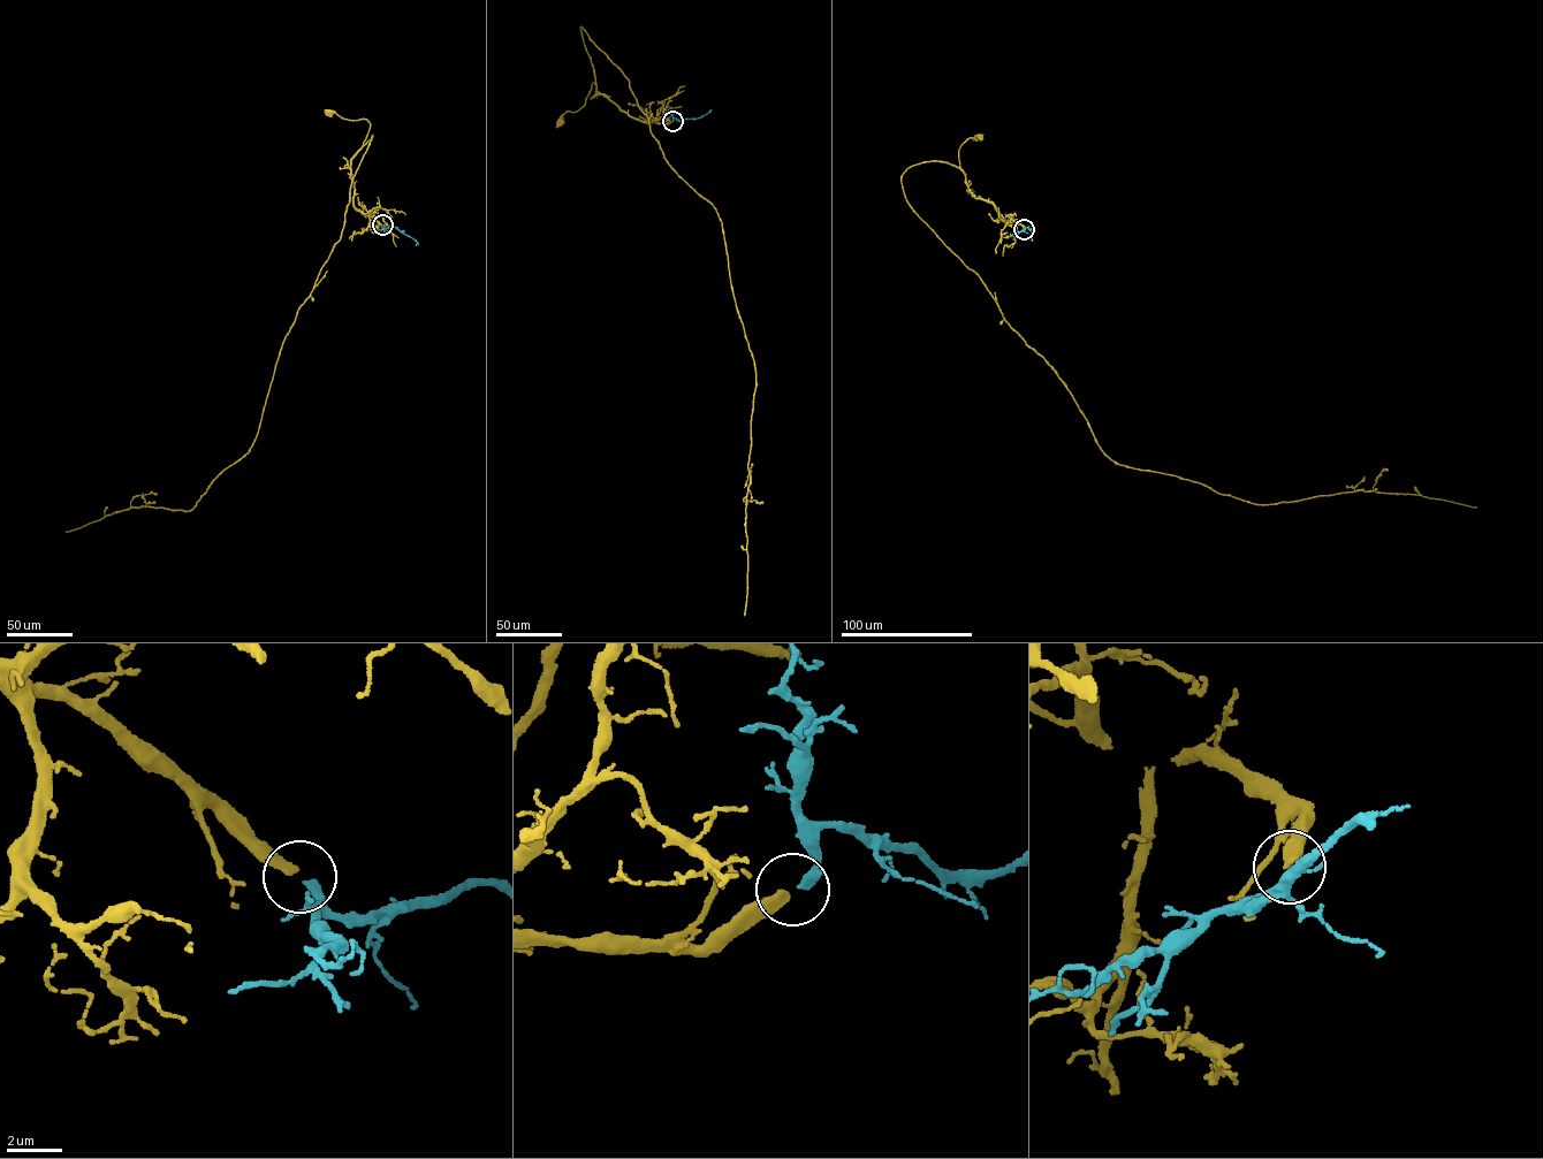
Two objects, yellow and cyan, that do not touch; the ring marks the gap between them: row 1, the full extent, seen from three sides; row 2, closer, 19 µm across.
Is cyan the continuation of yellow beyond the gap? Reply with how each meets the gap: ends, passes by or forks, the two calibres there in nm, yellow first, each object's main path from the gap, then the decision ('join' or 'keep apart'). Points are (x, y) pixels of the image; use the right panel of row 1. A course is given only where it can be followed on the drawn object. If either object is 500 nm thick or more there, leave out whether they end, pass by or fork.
yellow ends; cyan ends; calibres 360 and 360 nm; course yellow (1024, 229), (968, 188), (958, 150), (967, 139), (980, 136); course cyan (1024, 229), (1027, 227), (1032, 230), (1032, 241); join

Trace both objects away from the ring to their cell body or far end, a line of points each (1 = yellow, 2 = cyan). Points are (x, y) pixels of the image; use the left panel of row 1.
1: (382, 225), (356, 210), (350, 176), (351, 160), (363, 145), (370, 123), (364, 119), (348, 120), (331, 112)
2: (382, 226), (396, 227), (416, 241), (416, 245)

